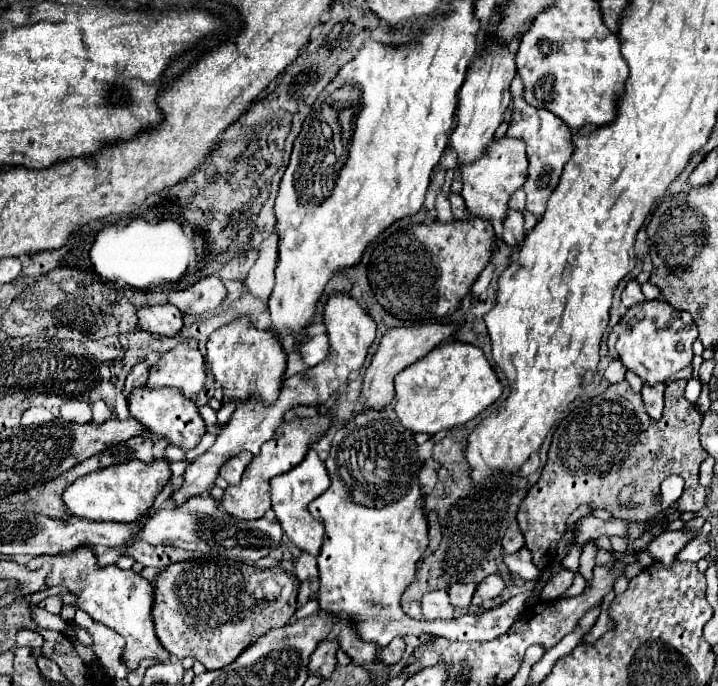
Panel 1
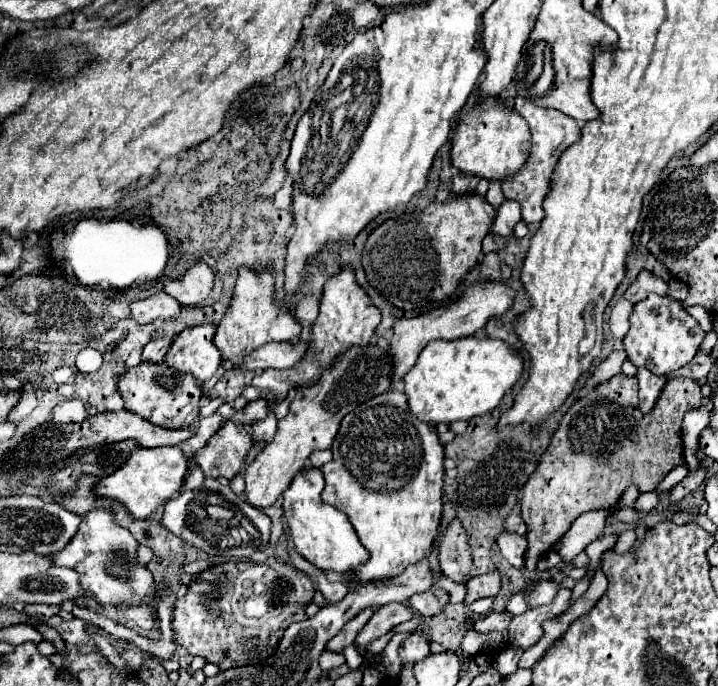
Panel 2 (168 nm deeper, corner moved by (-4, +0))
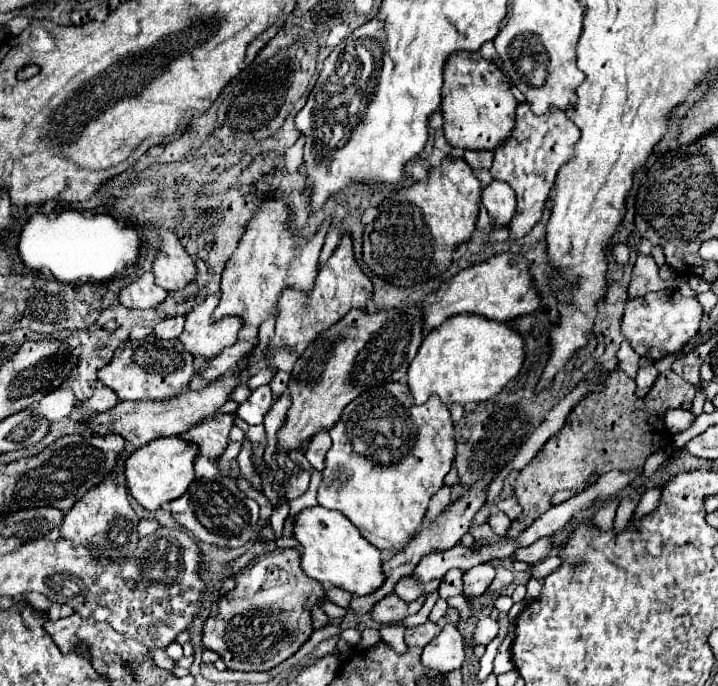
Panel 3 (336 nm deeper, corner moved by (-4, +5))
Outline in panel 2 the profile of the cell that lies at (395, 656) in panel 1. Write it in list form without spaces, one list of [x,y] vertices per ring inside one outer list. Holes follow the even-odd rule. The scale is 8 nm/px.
[[[414,630],[412,634],[408,634],[408,638],[402,642],[400,646],[400,658],[402,658],[402,664],[408,664],[408,662],[420,662],[428,656],[428,640],[424,638],[424,634],[420,634],[418,630]]]

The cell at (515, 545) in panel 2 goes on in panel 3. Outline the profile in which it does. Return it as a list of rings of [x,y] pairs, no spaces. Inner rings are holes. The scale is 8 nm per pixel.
[[[494,511],[494,513],[488,517],[488,525],[492,527],[492,531],[494,531],[498,537],[504,537],[504,535],[506,535],[506,529],[510,527],[510,519],[508,519],[502,511]]]

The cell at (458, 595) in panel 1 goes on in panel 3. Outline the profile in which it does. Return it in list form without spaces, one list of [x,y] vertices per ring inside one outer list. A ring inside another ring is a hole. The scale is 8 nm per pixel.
[[[444,485],[434,497],[432,497],[432,501],[430,501],[430,505],[428,505],[428,513],[426,513],[426,519],[428,521],[434,521],[450,503],[452,503],[452,497],[450,497],[450,485]]]

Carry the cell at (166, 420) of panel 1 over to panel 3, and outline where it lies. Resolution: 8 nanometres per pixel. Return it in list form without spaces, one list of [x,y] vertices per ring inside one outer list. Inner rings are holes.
[[[154,333],[142,339],[126,341],[122,353],[114,355],[112,361],[98,371],[98,381],[110,387],[120,401],[138,399],[166,399],[178,395],[194,375],[194,357],[184,349],[178,339],[158,339]]]

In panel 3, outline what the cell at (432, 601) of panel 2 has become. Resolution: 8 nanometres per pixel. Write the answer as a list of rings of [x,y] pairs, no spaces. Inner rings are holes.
[[[406,575],[396,583],[396,593],[400,597],[404,597],[404,601],[414,601],[420,595],[428,595],[432,591],[436,591],[440,585],[440,581],[428,581],[428,583],[418,583],[414,577]]]

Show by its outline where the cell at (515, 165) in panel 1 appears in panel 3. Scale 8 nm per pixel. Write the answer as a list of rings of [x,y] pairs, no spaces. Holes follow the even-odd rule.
[[[452,53],[444,65],[444,85],[440,111],[444,115],[444,135],[452,147],[472,151],[492,151],[514,125],[518,101],[510,91],[510,83],[502,69],[476,53]]]

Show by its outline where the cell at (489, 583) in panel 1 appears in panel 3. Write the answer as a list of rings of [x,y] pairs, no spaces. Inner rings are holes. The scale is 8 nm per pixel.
[[[482,563],[482,565],[476,565],[476,567],[468,569],[464,573],[464,577],[462,577],[462,581],[464,581],[464,595],[466,597],[482,595],[488,589],[488,585],[492,583],[494,575],[496,575],[496,571],[494,571],[494,567],[490,563]]]

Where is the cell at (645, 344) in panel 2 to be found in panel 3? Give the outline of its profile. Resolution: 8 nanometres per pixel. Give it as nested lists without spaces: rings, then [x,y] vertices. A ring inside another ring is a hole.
[[[664,289],[656,293],[646,293],[644,297],[636,297],[626,303],[622,333],[640,357],[658,361],[664,357],[664,353],[680,349],[680,345],[684,345],[688,337],[694,337],[700,329],[700,321],[702,321],[702,305],[698,303],[696,297],[682,297],[678,289],[674,291]]]

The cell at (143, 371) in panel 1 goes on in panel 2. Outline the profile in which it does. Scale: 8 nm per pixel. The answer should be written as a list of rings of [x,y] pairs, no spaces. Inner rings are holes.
[[[166,338],[148,342],[142,350],[142,362],[162,362],[170,344],[172,344],[172,340],[166,340]]]

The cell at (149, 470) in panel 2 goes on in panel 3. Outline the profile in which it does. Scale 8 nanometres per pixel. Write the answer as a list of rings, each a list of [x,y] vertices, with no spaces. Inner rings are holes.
[[[160,437],[136,449],[126,459],[124,465],[124,475],[126,475],[126,485],[130,485],[130,495],[148,511],[156,511],[164,503],[182,497],[182,493],[196,477],[194,475],[196,455],[198,455],[198,447],[180,437]]]

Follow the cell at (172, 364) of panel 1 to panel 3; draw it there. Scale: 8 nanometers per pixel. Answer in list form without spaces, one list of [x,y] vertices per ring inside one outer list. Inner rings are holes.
[[[220,293],[208,295],[186,315],[186,325],[180,335],[180,341],[194,357],[216,357],[216,353],[236,343],[236,333],[242,327],[242,319],[228,315],[218,321],[212,321],[212,311],[216,309],[218,301]]]

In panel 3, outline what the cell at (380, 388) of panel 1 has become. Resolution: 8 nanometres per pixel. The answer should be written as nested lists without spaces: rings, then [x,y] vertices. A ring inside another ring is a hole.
[[[500,253],[488,261],[460,271],[456,277],[446,281],[436,295],[434,305],[424,307],[424,333],[436,329],[448,317],[458,313],[476,313],[492,321],[512,321],[520,315],[532,313],[540,307],[540,295],[532,283],[530,263],[526,257],[516,253]]]

